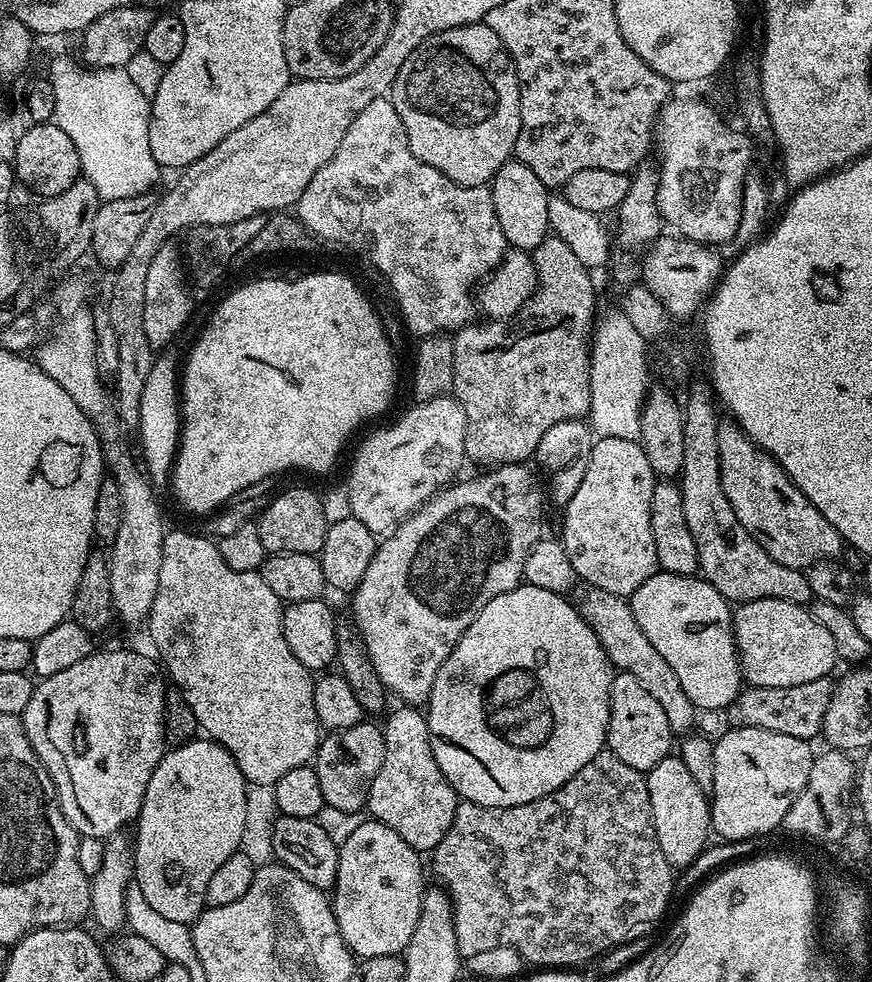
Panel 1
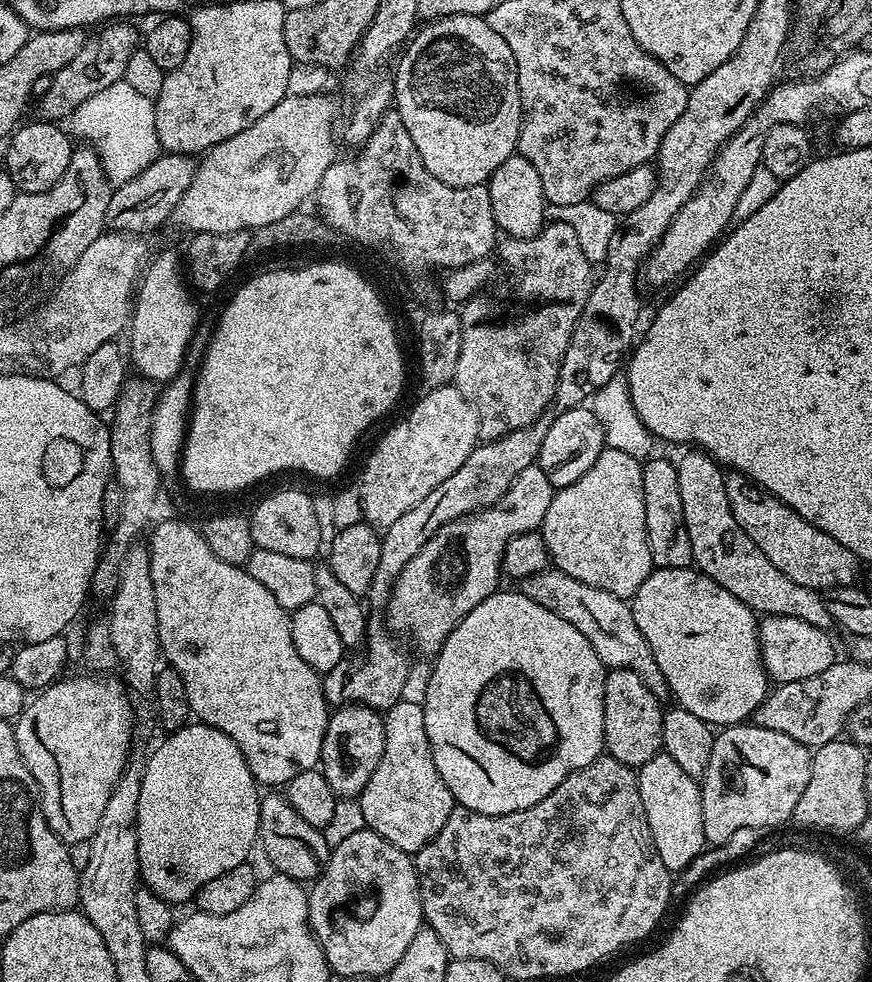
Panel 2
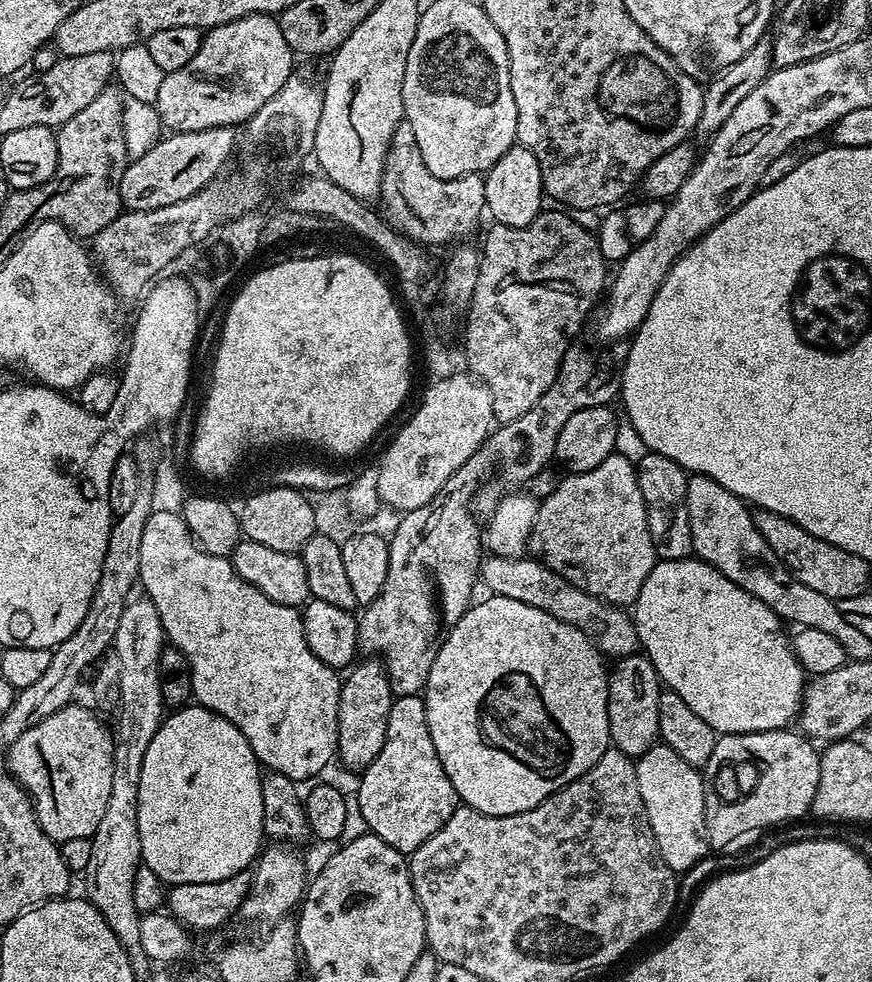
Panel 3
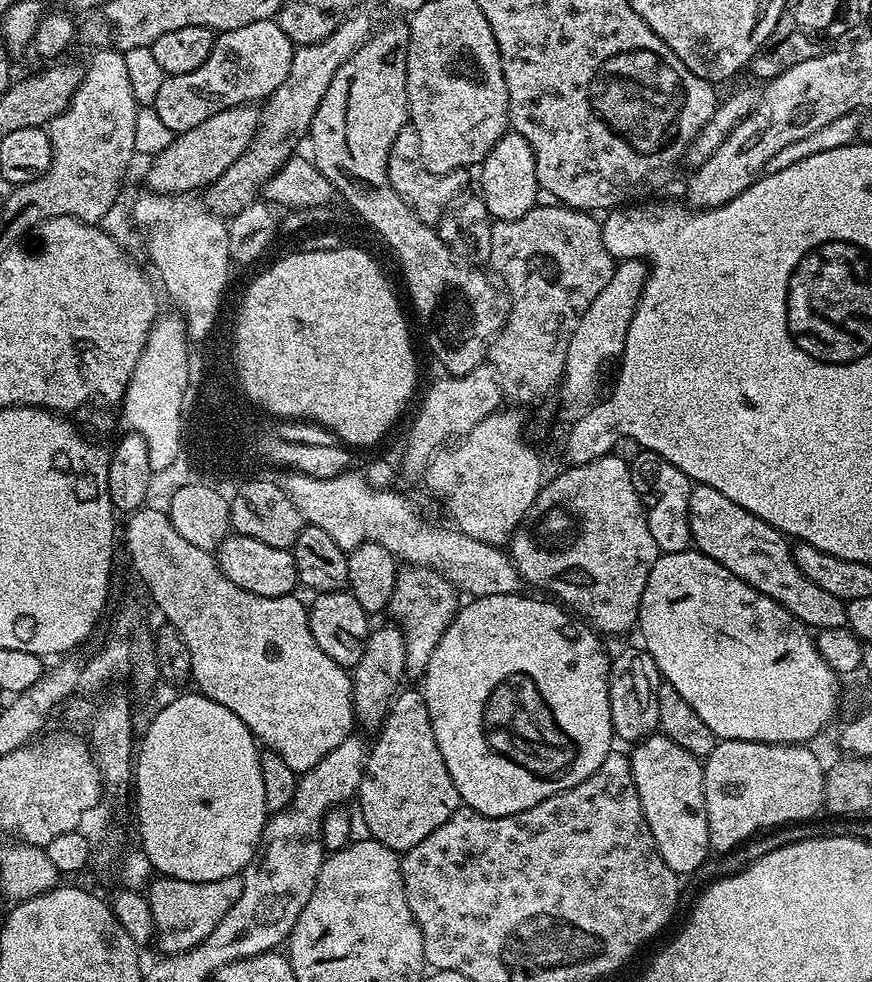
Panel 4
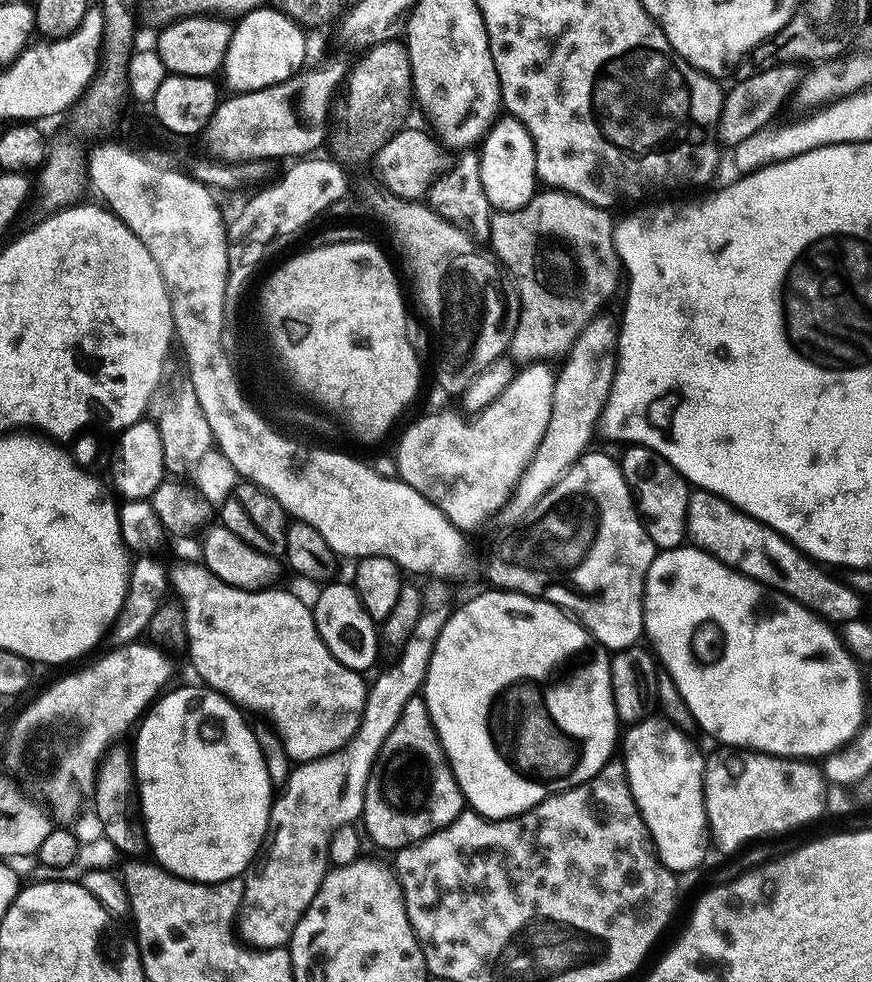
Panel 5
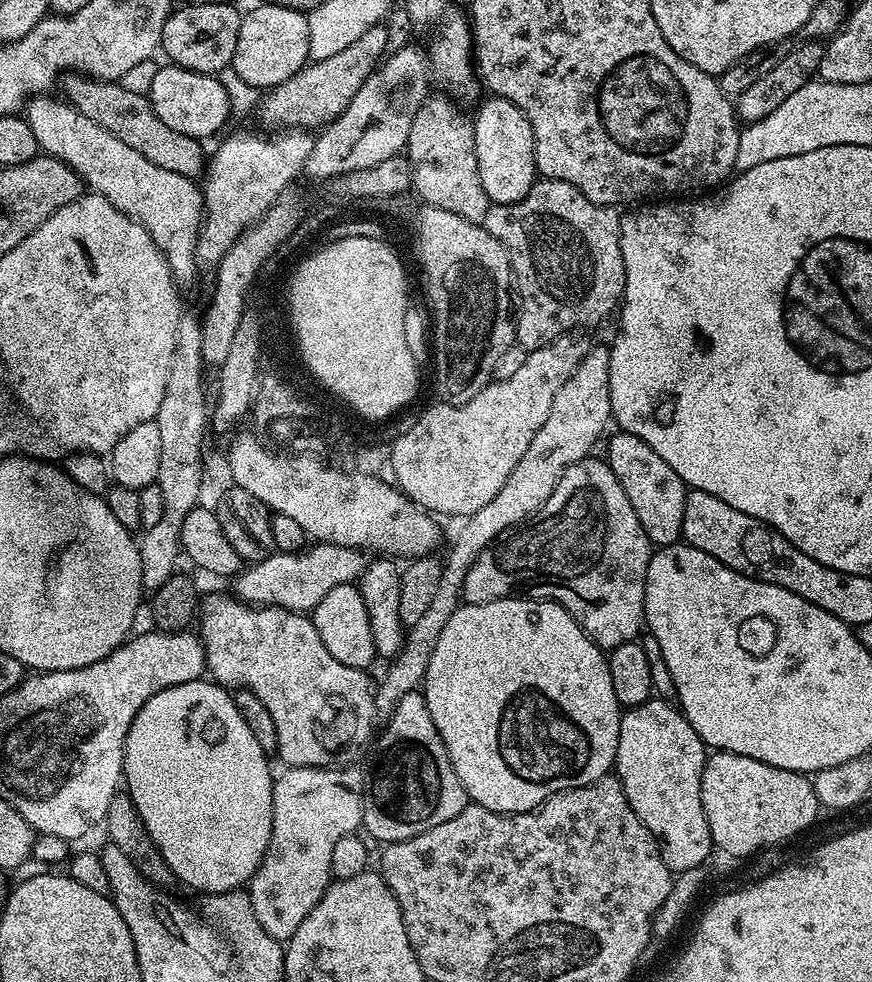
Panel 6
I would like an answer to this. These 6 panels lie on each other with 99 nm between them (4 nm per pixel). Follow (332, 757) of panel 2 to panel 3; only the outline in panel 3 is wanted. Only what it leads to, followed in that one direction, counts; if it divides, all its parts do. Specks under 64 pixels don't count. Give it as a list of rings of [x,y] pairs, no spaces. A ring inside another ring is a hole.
[[[376,658],[364,659],[366,660],[361,659],[347,673],[348,677],[346,675],[343,677],[340,685],[338,730],[336,731],[338,760],[341,760],[350,771],[356,772],[355,774],[363,773],[364,769],[370,766],[370,762],[378,758],[386,742],[388,719],[394,699],[394,684],[386,668],[384,672],[383,666],[376,661]]]

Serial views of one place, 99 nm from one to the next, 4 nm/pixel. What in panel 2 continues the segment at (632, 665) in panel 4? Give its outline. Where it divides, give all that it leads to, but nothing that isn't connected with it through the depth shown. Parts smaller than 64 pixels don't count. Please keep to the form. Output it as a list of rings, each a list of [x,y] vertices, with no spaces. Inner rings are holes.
[[[611,669],[604,677],[604,747],[607,755],[633,766],[661,755],[664,712],[660,704],[658,697],[642,678],[638,678],[638,674],[634,674],[634,670]]]

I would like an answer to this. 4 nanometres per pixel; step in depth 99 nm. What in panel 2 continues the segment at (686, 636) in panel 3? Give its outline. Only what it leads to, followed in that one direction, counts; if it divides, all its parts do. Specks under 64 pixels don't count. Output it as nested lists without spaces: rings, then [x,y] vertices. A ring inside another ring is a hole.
[[[695,567],[656,568],[648,575],[646,582],[642,582],[642,586],[638,586],[638,590],[630,598],[630,603],[634,614],[634,622],[638,622],[638,630],[642,630],[642,638],[646,638],[646,642],[654,654],[654,662],[658,662],[658,670],[662,670],[662,674],[668,683],[668,691],[673,697],[676,695],[675,703],[679,707],[696,714],[708,725],[731,726],[745,723],[752,713],[764,703],[764,697],[770,691],[770,677],[765,672],[764,664],[760,660],[760,634],[757,613],[745,606],[744,601],[734,598],[734,594],[730,594],[730,590],[718,586],[718,582],[714,582],[712,576],[706,575],[702,570],[697,570]]]

